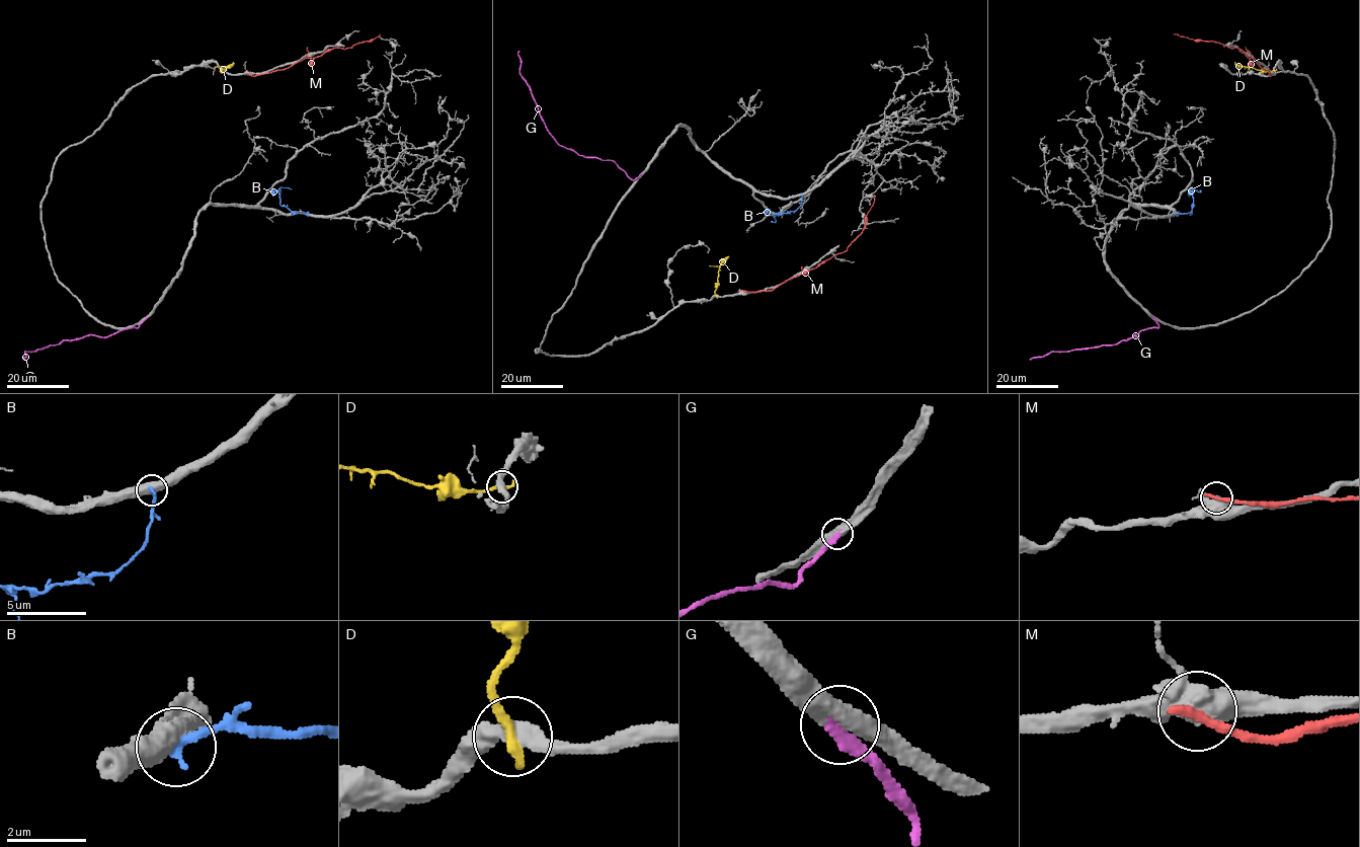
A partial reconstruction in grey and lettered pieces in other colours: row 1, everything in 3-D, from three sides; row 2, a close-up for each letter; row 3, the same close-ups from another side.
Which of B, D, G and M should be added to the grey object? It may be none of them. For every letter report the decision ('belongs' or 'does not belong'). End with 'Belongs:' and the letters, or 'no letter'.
B: does not belong
D: does not belong
G: belongs
M: does not belong
Belongs: G

